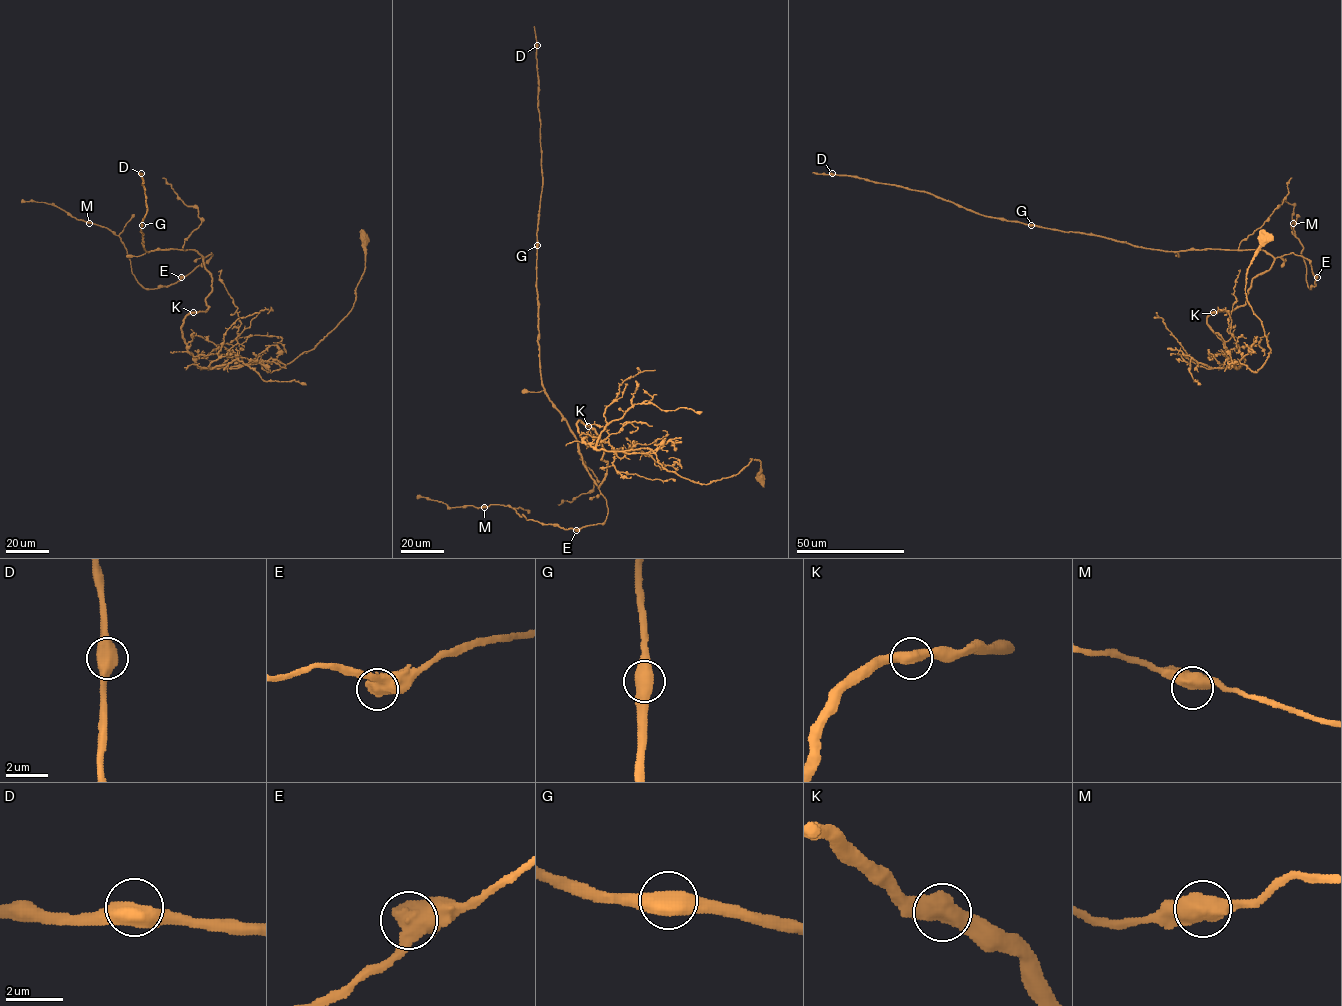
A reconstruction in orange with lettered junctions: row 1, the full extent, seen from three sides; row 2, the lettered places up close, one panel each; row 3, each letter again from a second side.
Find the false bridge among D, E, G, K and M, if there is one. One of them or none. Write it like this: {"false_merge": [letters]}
{"false_merge": []}

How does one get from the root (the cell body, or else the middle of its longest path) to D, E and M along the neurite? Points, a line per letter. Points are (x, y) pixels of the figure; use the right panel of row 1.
D: (1263, 250), (1167, 251), (1136, 247), (1101, 236), (986, 217), (928, 193), (832, 173)
E: (1263, 250), (1275, 258), (1292, 253), (1302, 256), (1310, 261), (1312, 272), (1317, 277)
M: (1263, 250), (1275, 258), (1294, 253), (1307, 258), (1315, 286), (1308, 286), (1303, 247), (1292, 232), (1293, 223)

